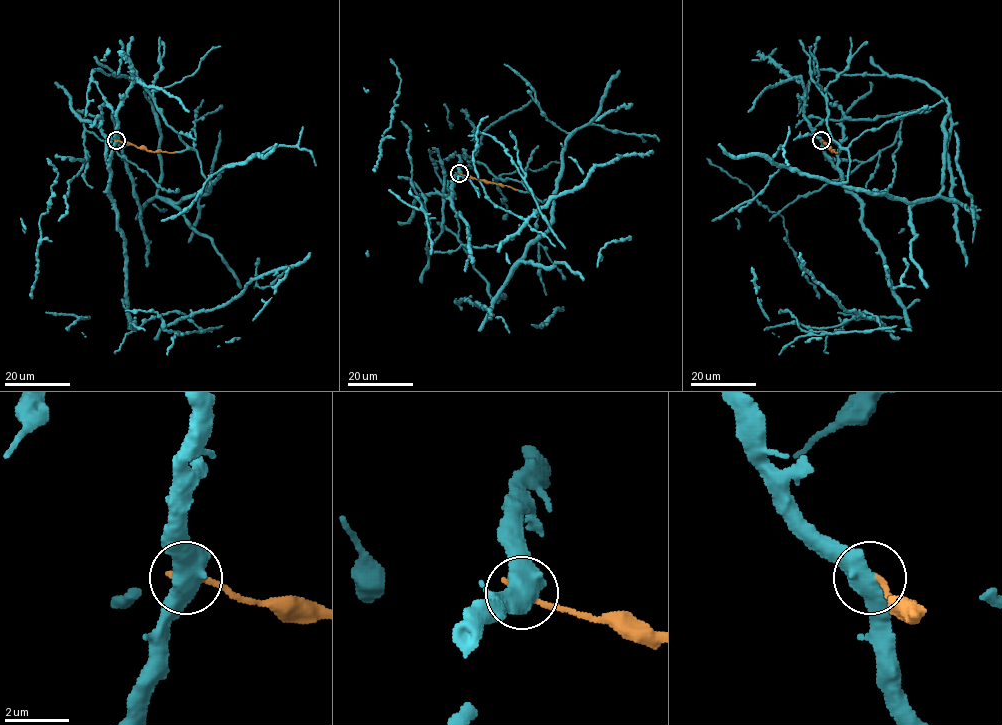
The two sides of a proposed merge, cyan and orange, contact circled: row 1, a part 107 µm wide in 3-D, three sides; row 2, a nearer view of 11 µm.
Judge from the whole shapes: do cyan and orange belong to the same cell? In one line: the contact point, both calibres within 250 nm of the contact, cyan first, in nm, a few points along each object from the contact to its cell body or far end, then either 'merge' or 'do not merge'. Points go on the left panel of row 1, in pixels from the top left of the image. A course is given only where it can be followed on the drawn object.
(116, 140) | 600/170 nm | cyan via (116, 140), (92, 71), (143, 86), (160, 135), (157, 195), (209, 191), (153, 91), (220, 46) | orange via (116, 140), (152, 152), (174, 152) | merge

